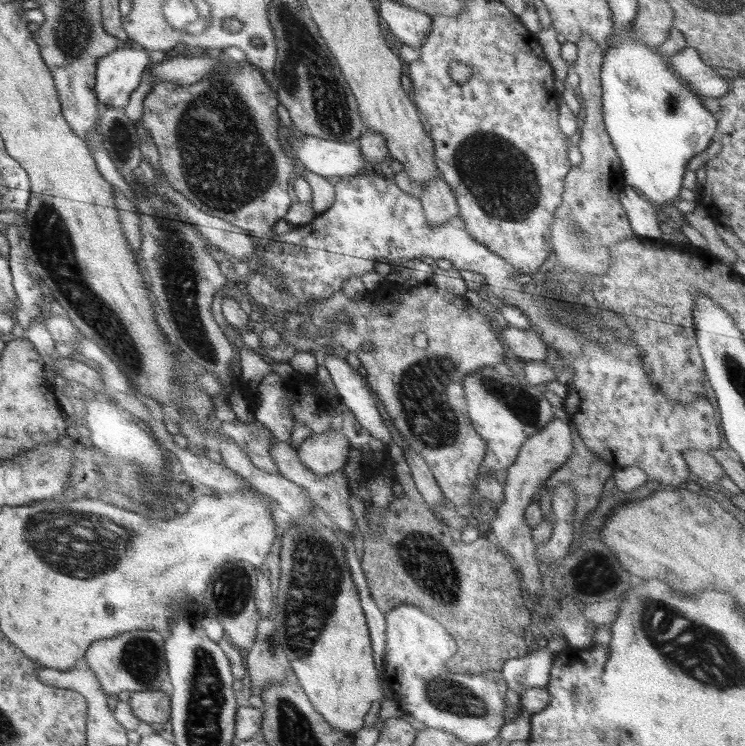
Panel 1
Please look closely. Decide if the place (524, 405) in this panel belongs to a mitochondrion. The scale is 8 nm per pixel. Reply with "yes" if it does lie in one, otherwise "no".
yes

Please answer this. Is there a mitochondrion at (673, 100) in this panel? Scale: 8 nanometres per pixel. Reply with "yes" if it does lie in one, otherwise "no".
yes

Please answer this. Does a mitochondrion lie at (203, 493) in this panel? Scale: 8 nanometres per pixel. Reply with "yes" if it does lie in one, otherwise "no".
no

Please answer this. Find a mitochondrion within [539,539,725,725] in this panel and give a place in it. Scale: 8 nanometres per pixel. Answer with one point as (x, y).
(595, 575)

